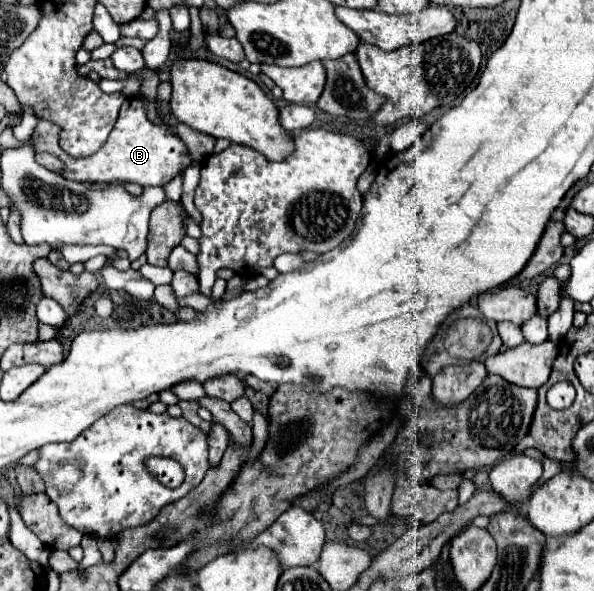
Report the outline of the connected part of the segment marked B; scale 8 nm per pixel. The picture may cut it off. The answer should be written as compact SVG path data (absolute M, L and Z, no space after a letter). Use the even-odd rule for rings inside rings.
M128 97L120 109L120 117L116 121L116 127L112 129L108 141L90 157L70 157L64 153L58 145L58 133L60 127L52 125L50 121L38 119L38 125L32 135L32 143L36 151L46 151L56 155L64 161L66 171L64 177L80 183L138 183L142 187L162 187L170 183L174 177L182 175L186 167L190 167L192 157L186 149L186 145L180 141L178 135L174 135L164 123L152 123L146 115L146 105L140 97Z

